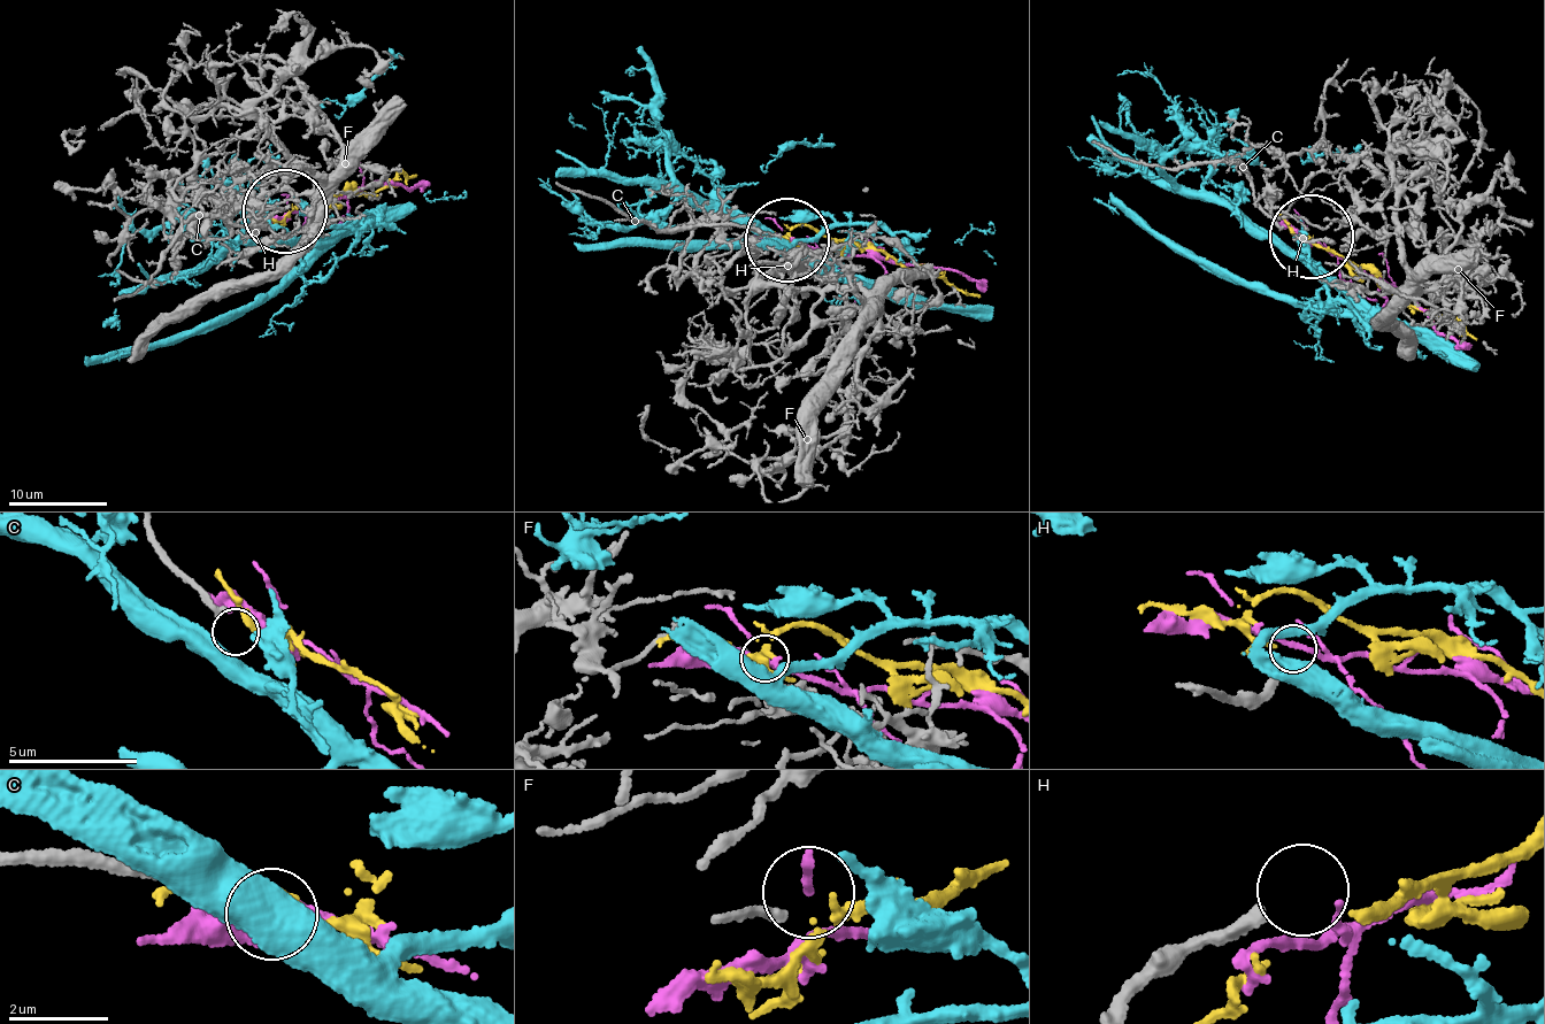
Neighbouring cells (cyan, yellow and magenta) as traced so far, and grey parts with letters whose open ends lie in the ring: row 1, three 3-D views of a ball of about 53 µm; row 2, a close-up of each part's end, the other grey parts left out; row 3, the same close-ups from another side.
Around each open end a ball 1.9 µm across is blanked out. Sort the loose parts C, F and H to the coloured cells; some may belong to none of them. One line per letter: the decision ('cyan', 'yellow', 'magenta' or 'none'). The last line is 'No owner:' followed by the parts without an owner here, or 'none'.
C: none
F: none
H: none
No owner: C, F, H

